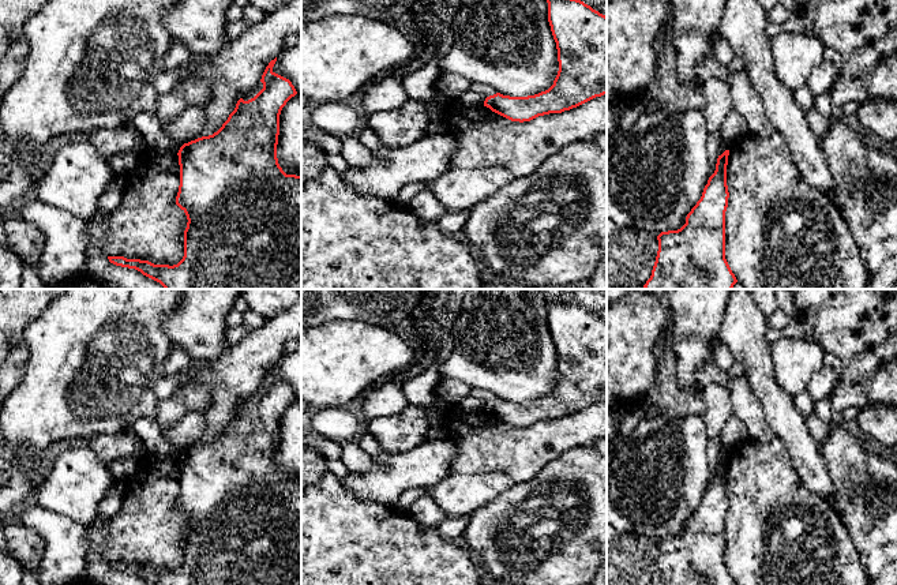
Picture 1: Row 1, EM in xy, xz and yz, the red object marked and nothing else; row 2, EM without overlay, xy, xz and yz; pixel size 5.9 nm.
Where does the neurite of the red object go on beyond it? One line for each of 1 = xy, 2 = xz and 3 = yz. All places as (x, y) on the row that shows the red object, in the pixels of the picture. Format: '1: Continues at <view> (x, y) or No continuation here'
1: No continuation here
2: No continuation here
3: No continuation here

